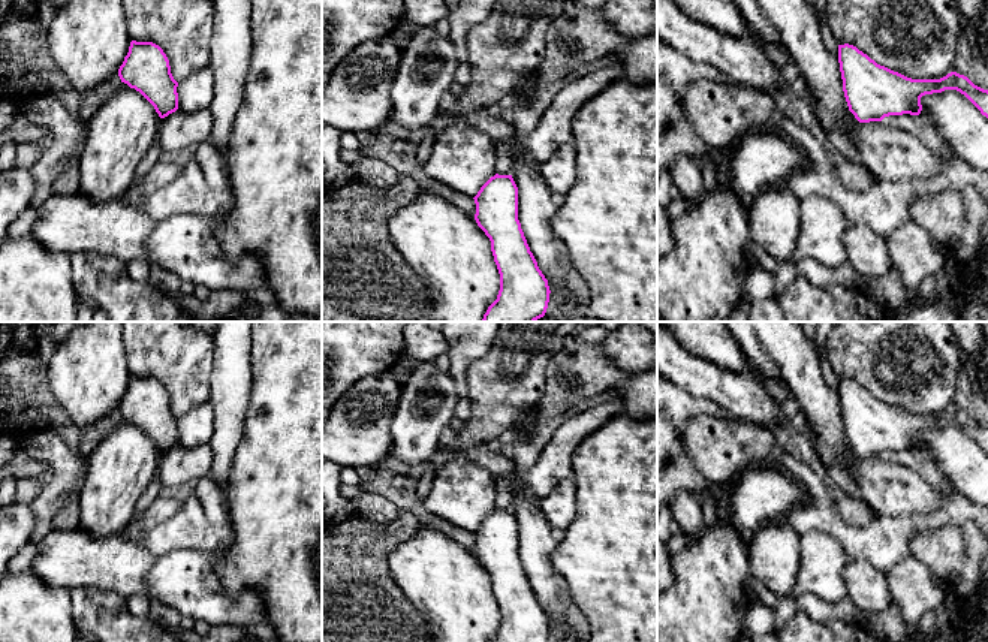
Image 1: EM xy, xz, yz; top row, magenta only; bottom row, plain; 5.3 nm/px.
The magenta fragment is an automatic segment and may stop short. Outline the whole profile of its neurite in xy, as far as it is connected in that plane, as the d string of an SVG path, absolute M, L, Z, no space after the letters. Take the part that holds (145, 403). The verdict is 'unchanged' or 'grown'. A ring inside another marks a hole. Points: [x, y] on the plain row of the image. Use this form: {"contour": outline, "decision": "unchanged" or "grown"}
{"contour": "M132 376L129 388L118 404L121 418L139 427L160 453L178 444L178 418L163 385L153 377Z", "decision": "unchanged"}

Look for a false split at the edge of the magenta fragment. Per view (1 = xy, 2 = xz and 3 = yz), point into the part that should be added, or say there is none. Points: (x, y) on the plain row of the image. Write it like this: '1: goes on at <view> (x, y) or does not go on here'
1: does not go on here
2: does not go on here
3: does not go on here

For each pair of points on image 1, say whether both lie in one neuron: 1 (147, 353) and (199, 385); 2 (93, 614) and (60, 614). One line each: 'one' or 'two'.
1: one
2: two

